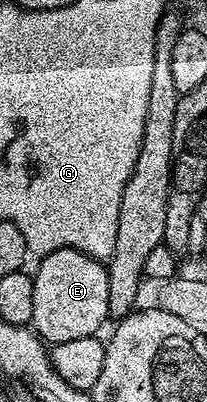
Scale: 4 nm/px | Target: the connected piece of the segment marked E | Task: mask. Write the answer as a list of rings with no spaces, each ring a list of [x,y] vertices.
[[[62,248],[39,259],[32,274],[34,284],[34,316],[31,325],[35,333],[48,344],[81,340],[97,333],[103,322],[109,321],[110,280],[108,268],[97,258],[86,256],[74,248]]]

